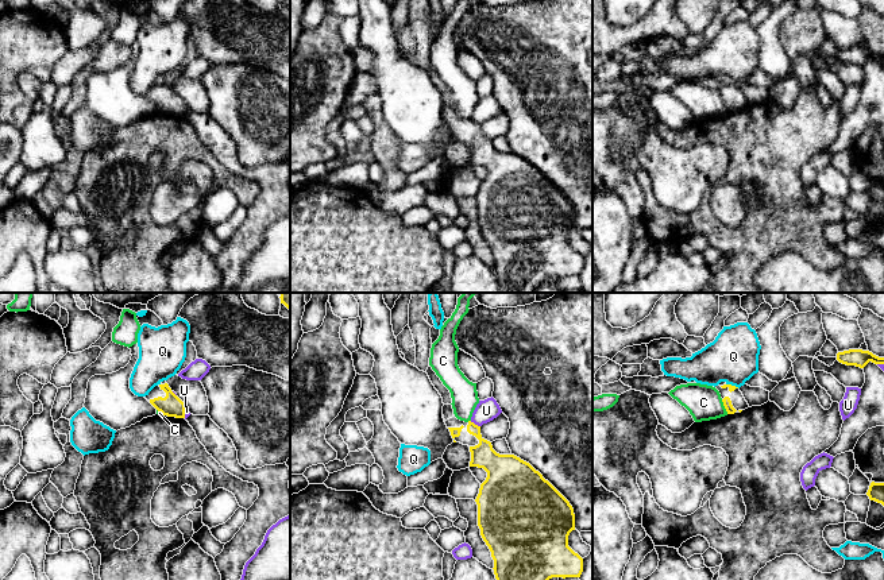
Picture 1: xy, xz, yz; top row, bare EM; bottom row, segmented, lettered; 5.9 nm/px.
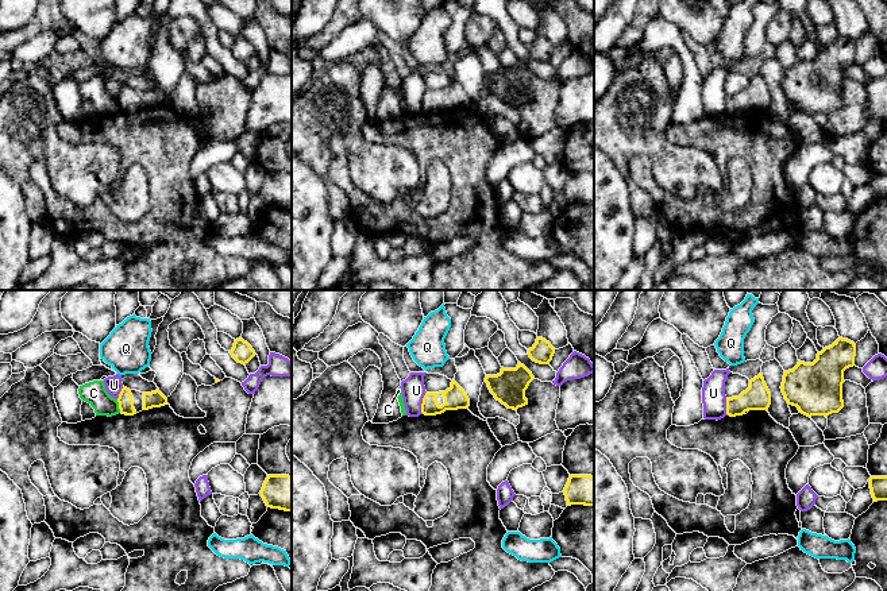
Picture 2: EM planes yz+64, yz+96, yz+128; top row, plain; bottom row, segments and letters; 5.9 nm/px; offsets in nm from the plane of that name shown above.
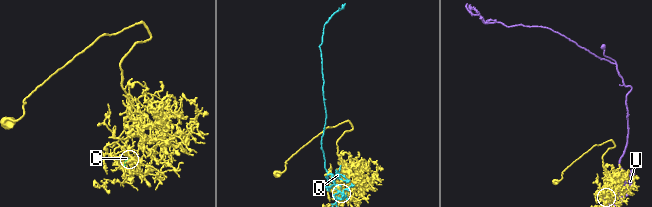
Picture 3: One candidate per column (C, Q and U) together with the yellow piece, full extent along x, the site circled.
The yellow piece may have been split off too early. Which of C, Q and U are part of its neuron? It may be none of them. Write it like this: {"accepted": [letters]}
{"accepted": []}

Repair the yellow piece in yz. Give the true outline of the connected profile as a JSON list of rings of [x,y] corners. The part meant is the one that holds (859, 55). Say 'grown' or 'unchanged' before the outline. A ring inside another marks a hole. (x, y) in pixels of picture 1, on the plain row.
unchanged; [[[849,47],[837,51],[837,58],[846,63],[856,63],[864,66],[869,59],[875,62],[884,62],[884,55],[879,55],[869,49]]]

